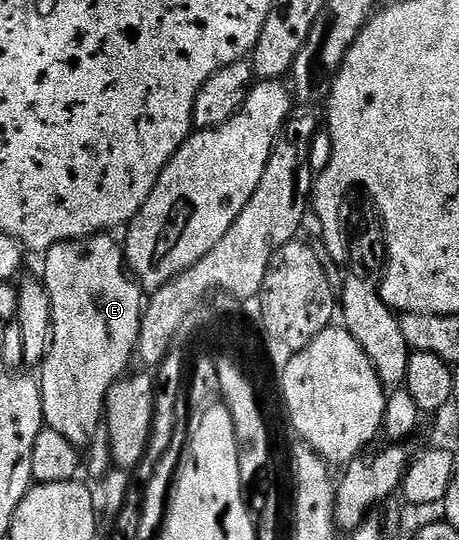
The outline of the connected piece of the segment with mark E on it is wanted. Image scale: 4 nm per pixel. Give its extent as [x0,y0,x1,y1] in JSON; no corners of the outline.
[37,234,145,450]

